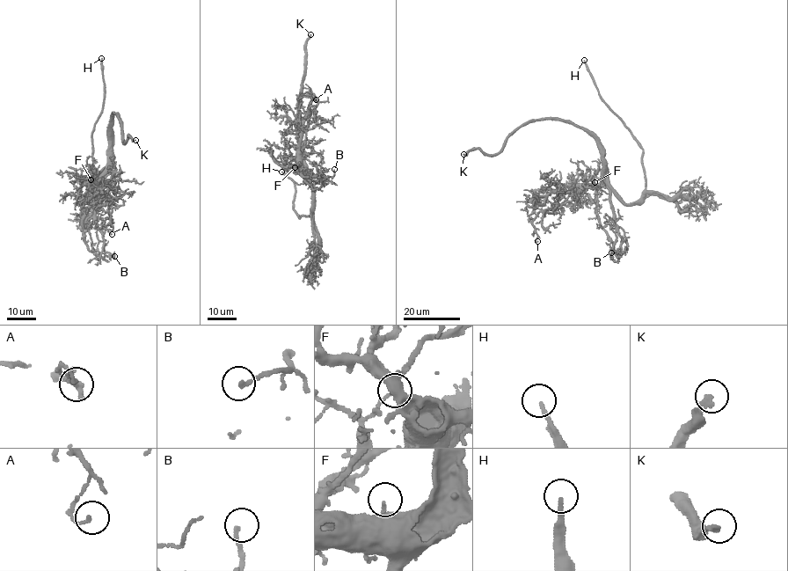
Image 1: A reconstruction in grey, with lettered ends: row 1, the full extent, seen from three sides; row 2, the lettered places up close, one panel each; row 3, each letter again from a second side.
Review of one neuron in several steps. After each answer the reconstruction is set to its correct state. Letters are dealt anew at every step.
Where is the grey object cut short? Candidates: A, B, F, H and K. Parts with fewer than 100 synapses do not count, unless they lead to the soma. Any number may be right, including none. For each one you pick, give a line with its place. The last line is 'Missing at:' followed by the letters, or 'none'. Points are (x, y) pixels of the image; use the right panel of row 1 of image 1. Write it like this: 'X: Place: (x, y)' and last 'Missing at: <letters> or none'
H: Place: (584, 60)
K: Place: (463, 154)
Missing at: H, K

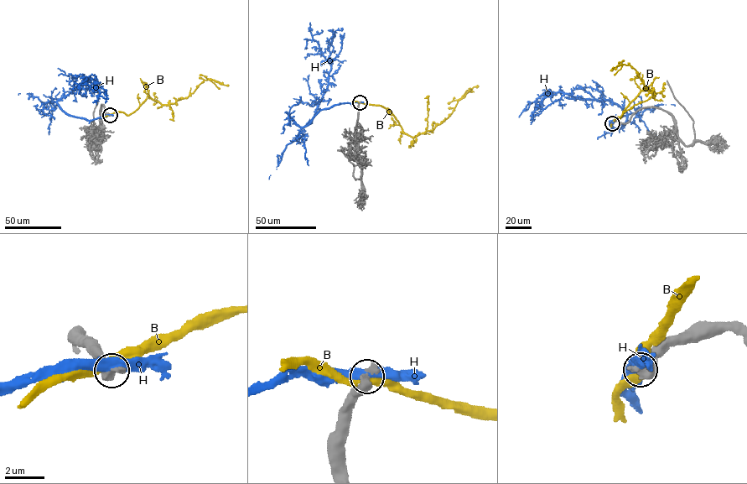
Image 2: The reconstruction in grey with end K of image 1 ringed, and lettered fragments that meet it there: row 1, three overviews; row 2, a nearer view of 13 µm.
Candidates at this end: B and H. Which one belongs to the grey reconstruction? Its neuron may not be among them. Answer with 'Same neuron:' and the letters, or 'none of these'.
Same neuron: none of these

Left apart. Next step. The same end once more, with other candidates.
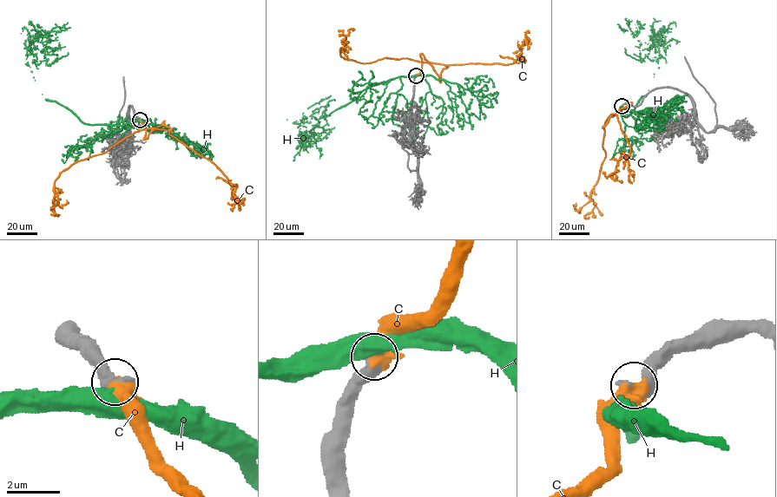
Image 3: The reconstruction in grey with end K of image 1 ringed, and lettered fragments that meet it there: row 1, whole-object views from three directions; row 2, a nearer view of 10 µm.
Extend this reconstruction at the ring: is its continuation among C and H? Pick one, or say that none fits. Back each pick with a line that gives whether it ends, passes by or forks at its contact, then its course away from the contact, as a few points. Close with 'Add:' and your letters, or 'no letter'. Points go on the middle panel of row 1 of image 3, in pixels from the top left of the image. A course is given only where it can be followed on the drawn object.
C: It ends there. Its course: (416, 75), (422, 62), (412, 59), (385, 57), (366, 63), (342, 57), (346, 35), (350, 29), (352, 30)
Add: C

